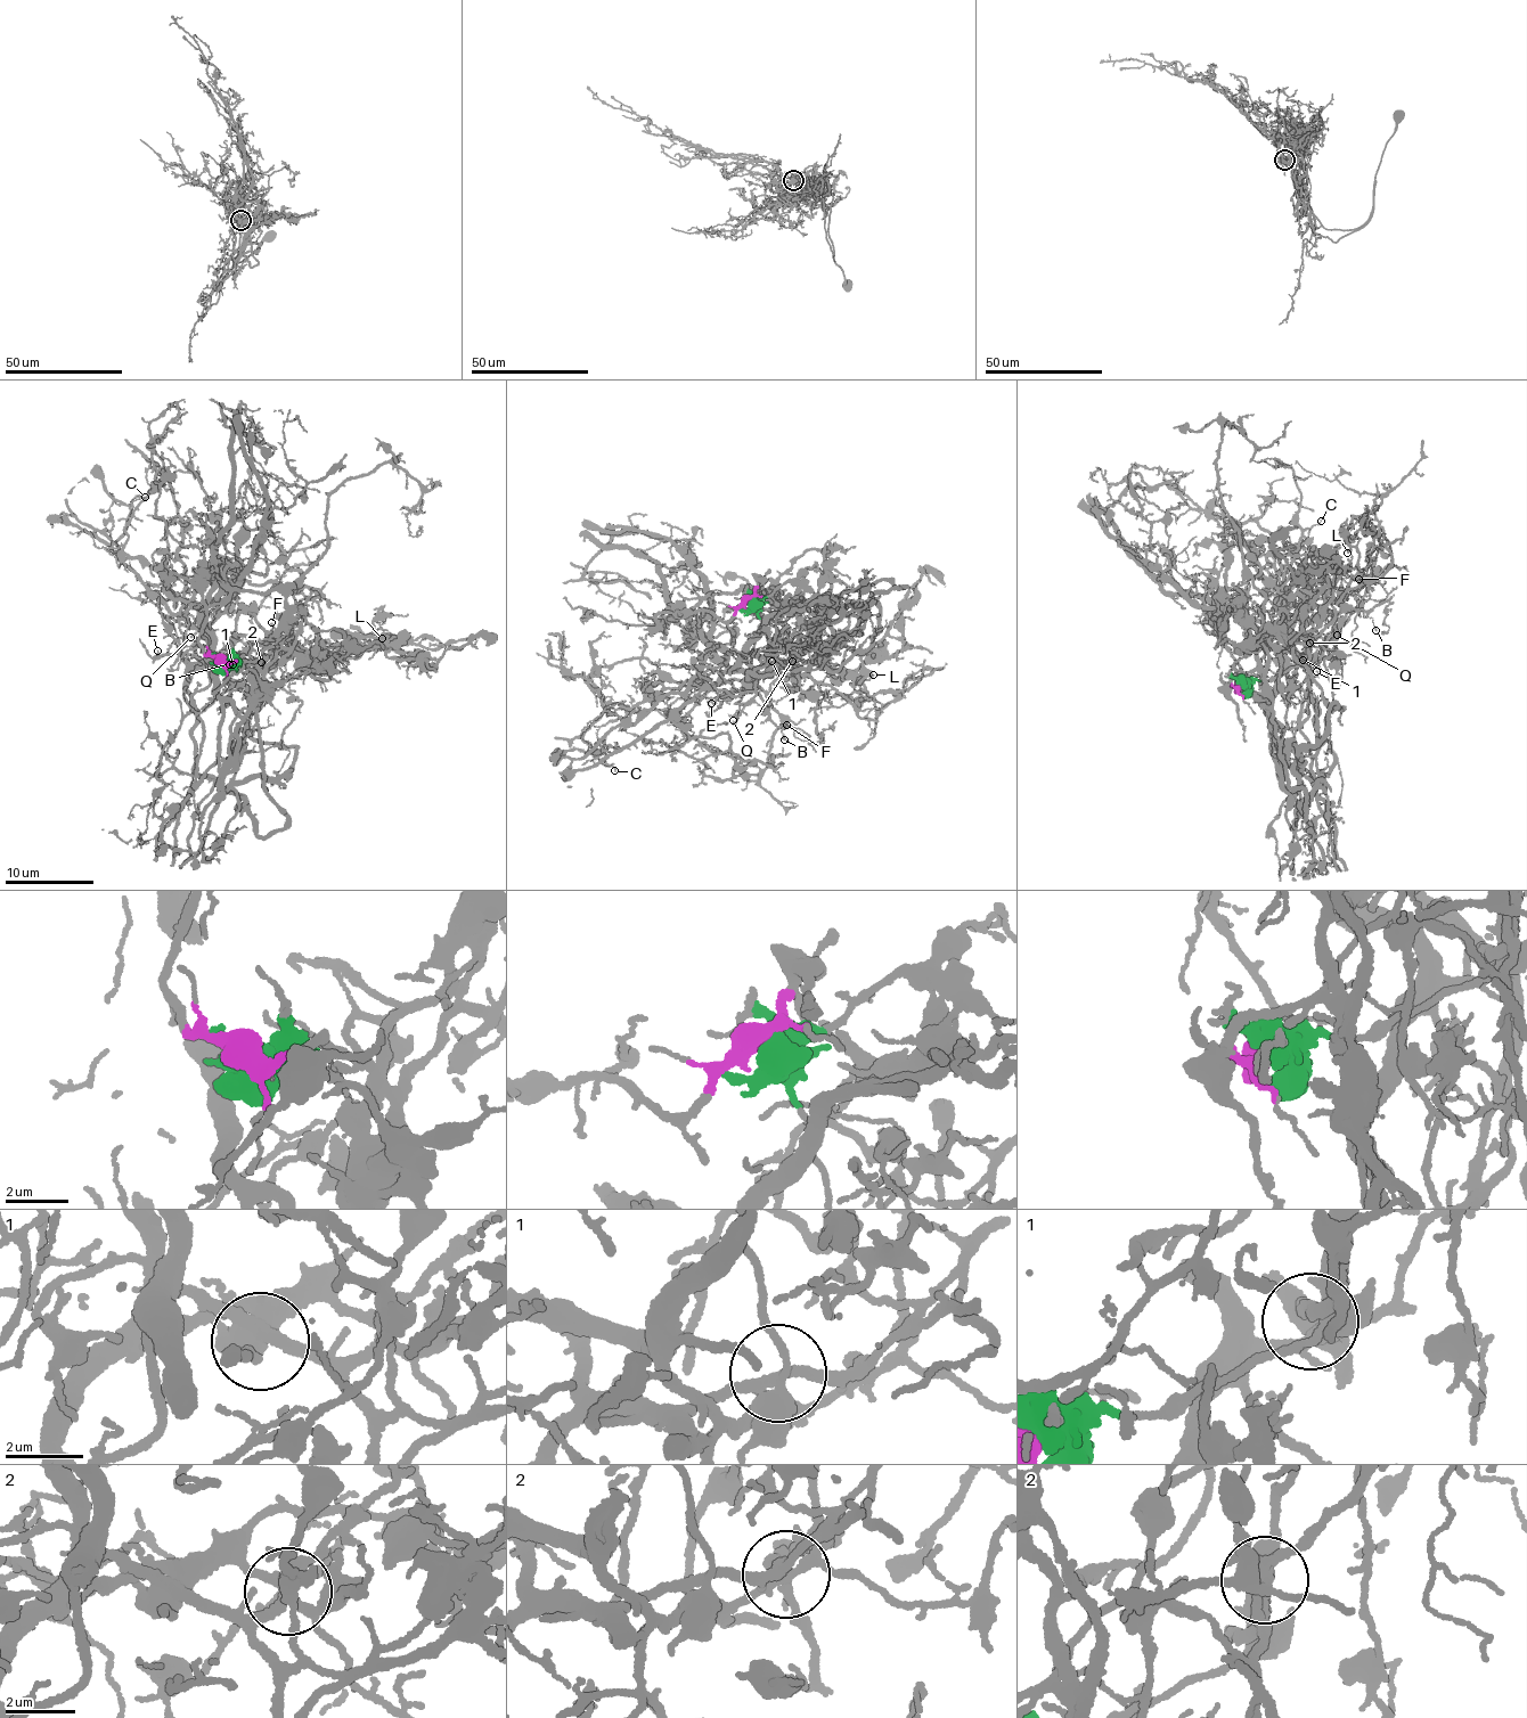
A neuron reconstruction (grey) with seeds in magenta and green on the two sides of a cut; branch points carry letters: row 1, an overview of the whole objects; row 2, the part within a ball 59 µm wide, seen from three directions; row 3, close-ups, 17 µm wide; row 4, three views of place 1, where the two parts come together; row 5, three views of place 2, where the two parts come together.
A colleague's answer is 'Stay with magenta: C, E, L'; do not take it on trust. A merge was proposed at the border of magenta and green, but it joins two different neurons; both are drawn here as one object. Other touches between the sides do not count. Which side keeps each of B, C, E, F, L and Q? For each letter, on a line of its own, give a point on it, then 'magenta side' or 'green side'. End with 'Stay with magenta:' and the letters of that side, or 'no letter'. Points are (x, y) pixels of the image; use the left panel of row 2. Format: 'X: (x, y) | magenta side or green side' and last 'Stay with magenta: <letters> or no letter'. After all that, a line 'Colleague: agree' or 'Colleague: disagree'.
B: (229, 664) | green side
C: (145, 497) | magenta side
E: (157, 651) | green side
F: (271, 622) | green side
L: (382, 638) | magenta side
Q: (190, 637) | green side
Stay with magenta: C, L
Colleague: disagree

